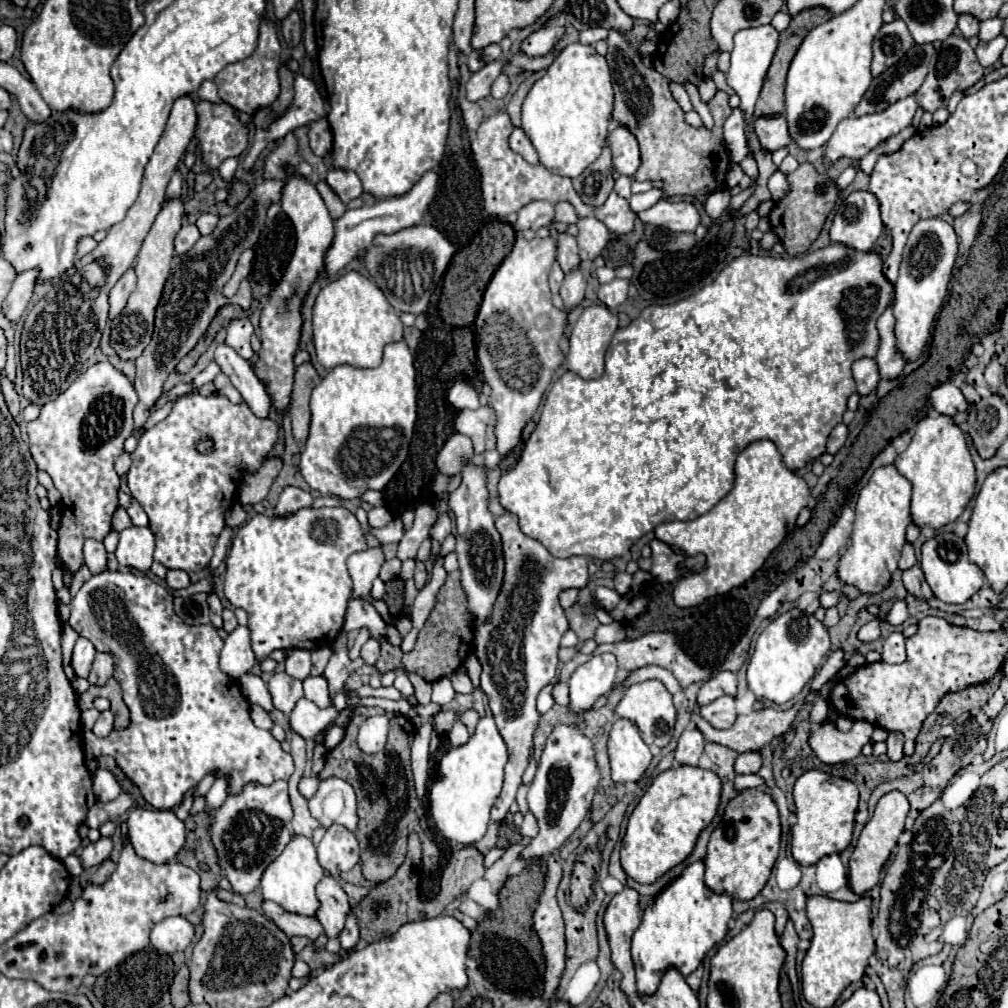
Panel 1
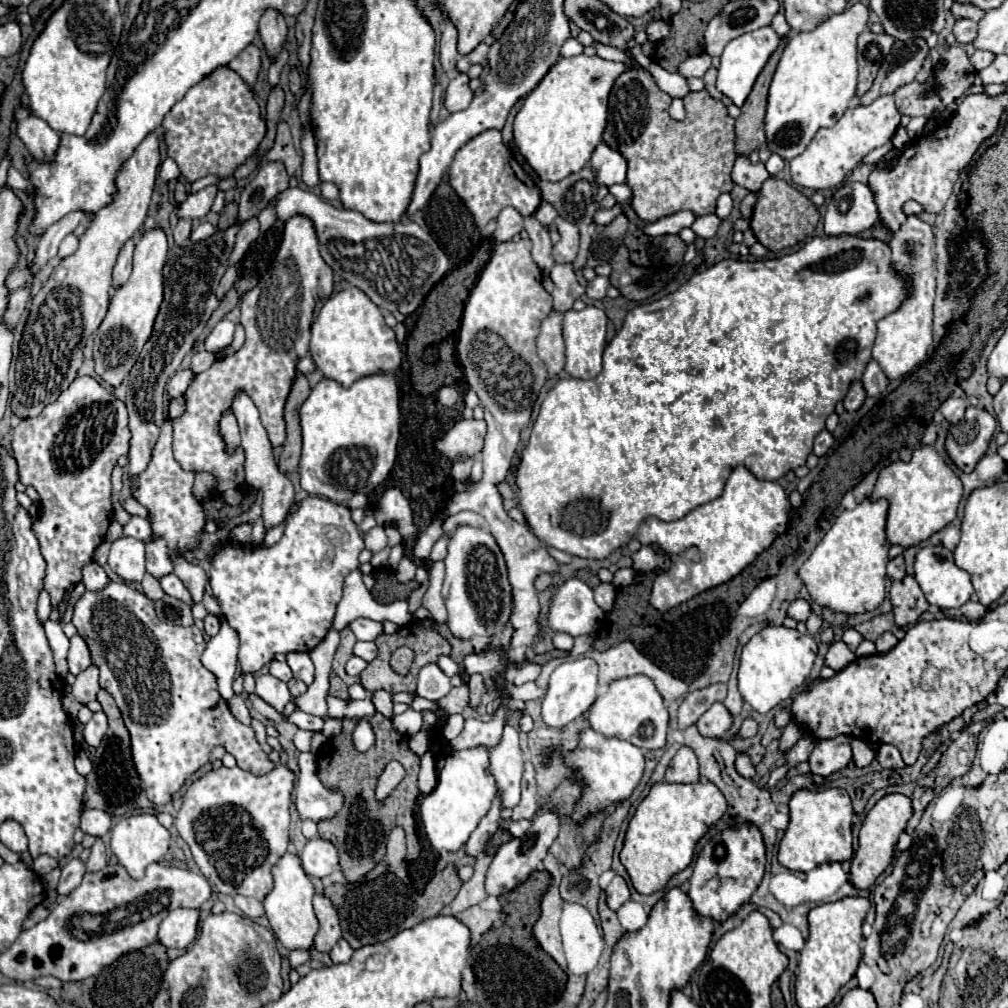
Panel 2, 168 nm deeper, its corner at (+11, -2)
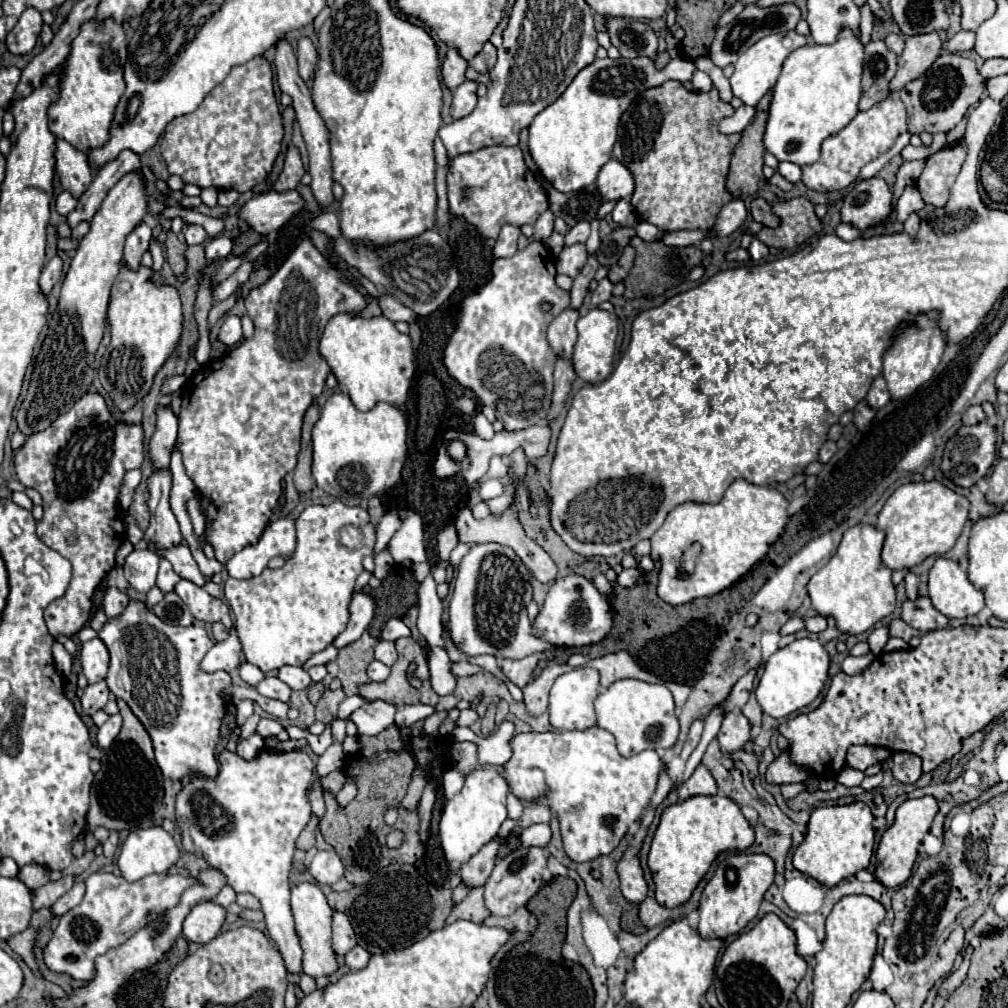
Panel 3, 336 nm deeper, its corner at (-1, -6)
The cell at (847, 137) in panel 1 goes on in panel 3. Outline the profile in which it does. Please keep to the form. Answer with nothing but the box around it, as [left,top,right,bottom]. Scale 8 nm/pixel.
[801,95,907,193]

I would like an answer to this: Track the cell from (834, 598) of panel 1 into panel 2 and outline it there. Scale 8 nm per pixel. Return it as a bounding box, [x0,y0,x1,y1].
[787,599,811,621]

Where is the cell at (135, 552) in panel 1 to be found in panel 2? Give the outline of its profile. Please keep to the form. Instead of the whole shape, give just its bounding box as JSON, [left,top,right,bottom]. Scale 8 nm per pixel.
[109,537,145,583]

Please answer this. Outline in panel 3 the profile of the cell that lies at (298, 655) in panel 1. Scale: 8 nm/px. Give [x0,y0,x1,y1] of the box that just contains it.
[277,667,313,689]

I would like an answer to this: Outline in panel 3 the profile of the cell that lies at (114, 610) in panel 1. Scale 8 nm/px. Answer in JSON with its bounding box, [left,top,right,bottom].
[97,599,231,781]

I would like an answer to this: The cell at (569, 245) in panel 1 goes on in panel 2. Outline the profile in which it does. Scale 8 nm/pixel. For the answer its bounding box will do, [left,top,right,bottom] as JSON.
[551,263,585,313]

